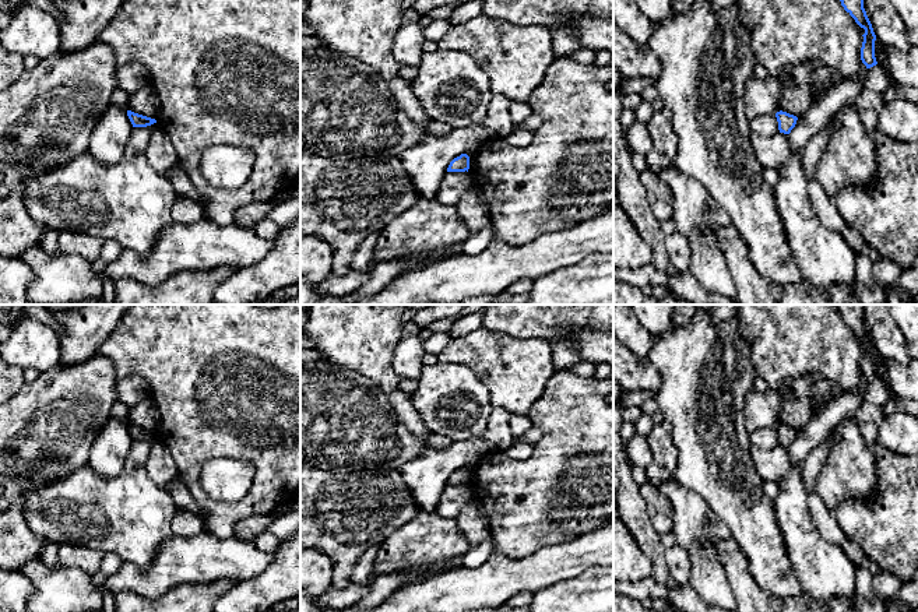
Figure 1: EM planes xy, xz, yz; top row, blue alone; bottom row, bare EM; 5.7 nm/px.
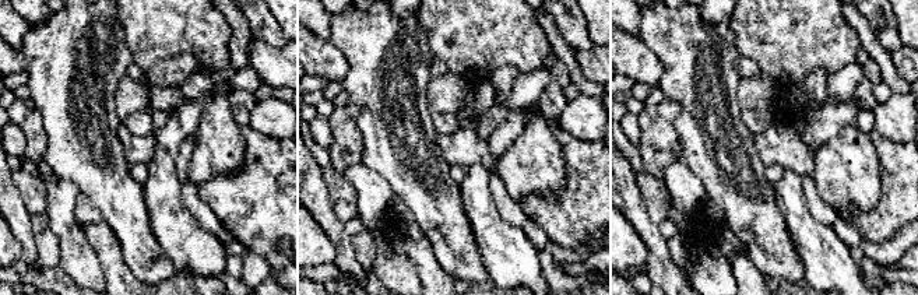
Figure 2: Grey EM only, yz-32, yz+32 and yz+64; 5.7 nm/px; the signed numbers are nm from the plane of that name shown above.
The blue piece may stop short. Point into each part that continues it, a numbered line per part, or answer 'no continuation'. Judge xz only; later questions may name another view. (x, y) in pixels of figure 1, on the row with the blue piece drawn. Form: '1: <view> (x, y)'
no continuation

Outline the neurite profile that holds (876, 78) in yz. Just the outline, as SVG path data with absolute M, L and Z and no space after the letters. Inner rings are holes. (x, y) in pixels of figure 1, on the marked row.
M876 64L868 68L864 80L864 88L873 89L879 94L883 94L890 87L890 80L883 66Z

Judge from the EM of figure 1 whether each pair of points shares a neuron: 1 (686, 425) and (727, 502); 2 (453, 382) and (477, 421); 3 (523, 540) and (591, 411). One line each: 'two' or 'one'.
1: one
2: one
3: one

